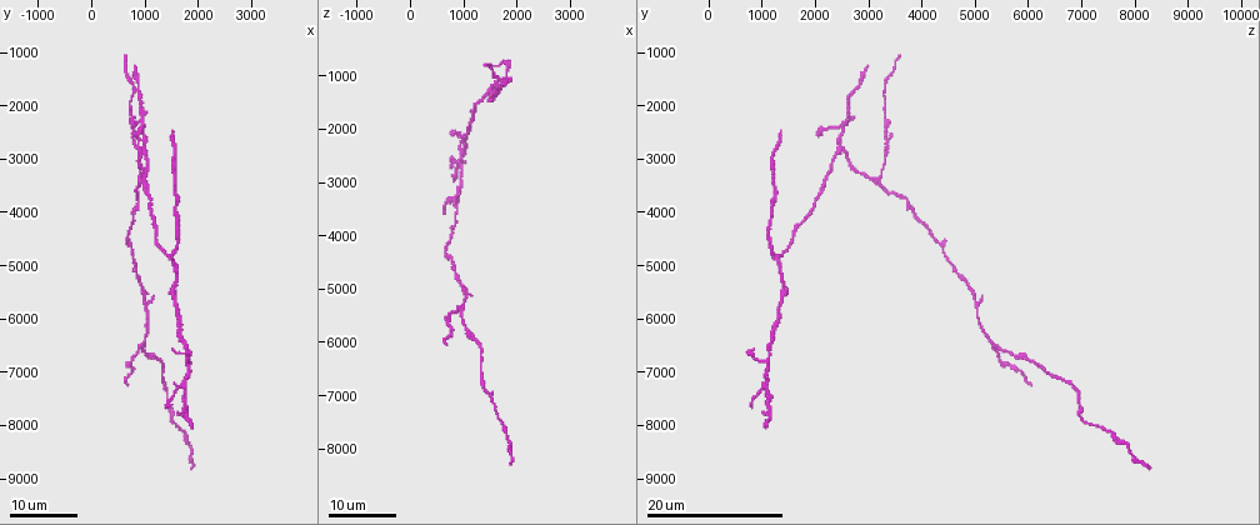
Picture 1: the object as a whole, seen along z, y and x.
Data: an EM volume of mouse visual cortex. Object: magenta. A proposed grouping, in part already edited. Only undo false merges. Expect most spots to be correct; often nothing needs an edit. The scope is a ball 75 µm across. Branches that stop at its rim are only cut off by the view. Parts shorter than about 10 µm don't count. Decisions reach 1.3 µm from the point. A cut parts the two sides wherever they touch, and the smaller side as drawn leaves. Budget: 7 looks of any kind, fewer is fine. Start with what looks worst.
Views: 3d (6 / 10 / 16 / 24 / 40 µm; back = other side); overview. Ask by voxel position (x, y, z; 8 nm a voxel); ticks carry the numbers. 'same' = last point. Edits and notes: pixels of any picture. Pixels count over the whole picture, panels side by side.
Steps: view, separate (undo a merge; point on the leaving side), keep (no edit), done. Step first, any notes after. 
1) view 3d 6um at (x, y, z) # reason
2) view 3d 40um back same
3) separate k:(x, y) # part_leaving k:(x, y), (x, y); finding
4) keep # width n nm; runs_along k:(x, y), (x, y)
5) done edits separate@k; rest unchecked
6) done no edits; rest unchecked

view 3d 16um at (1000, 2850, 2450) # three arms meet

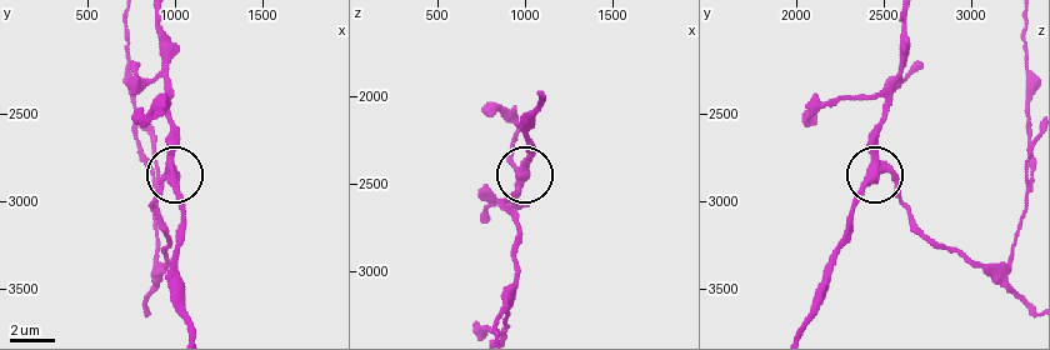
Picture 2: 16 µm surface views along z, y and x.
view 3d 10um at (980, 2840, 2440)

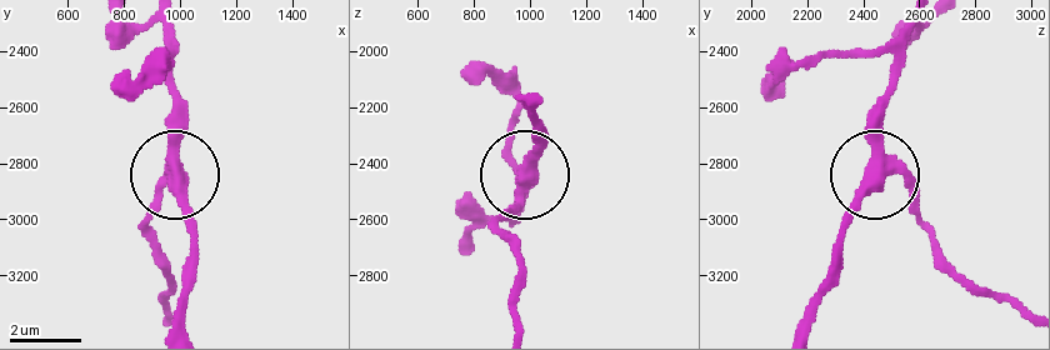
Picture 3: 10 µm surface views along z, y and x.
keep # side_arm 14 um; arms 3; one neuron here

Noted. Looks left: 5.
view 3d 24um at (1800, 6850, 1150) # three-way junction

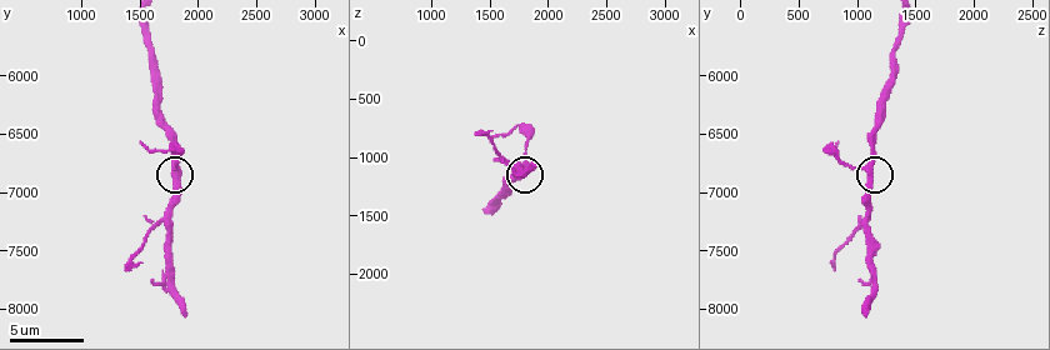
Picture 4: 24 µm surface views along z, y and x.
view 3d 6um at (1800, 6860, 1100)

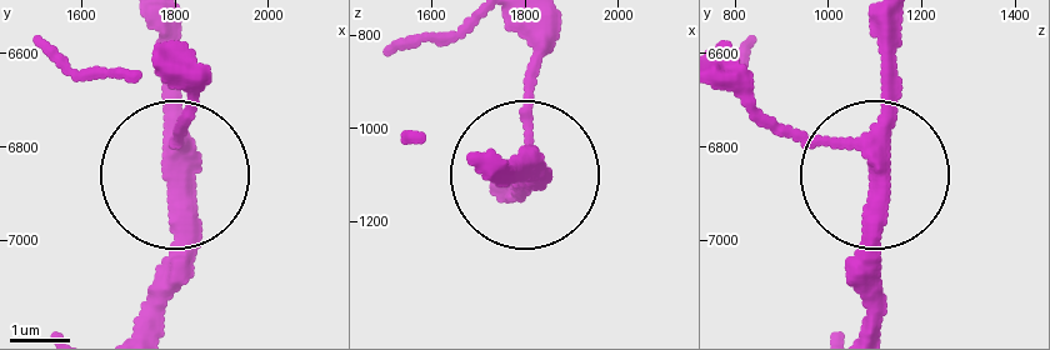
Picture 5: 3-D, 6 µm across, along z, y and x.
keep # runs_along 5:(889, 31), (875, 315); continuous, no second neuron

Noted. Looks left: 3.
view 3d 16um at (1500, 4900, 1300) # three arms meet

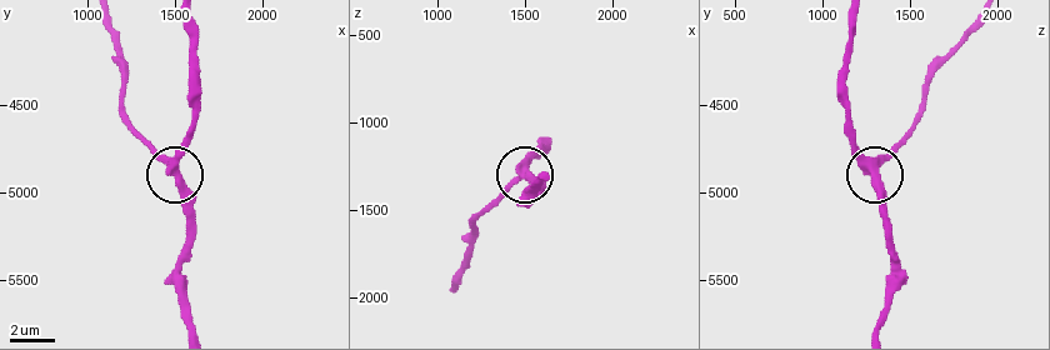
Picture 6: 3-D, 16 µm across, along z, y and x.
view 3d 10um at (1500, 4860, 1280)

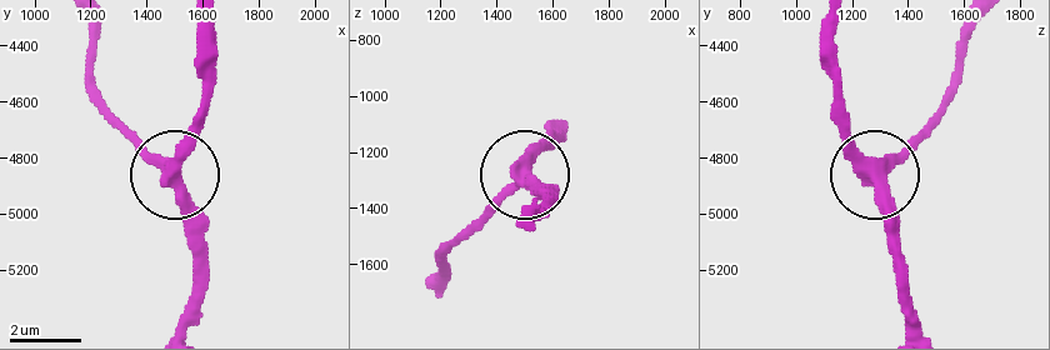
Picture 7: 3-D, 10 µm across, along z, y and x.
keep # runs_along 7:(85, 21), (91, 94), (143, 148), (175, 168), (201, 114); one neuron here

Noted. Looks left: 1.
done no edits; rest unchecked

